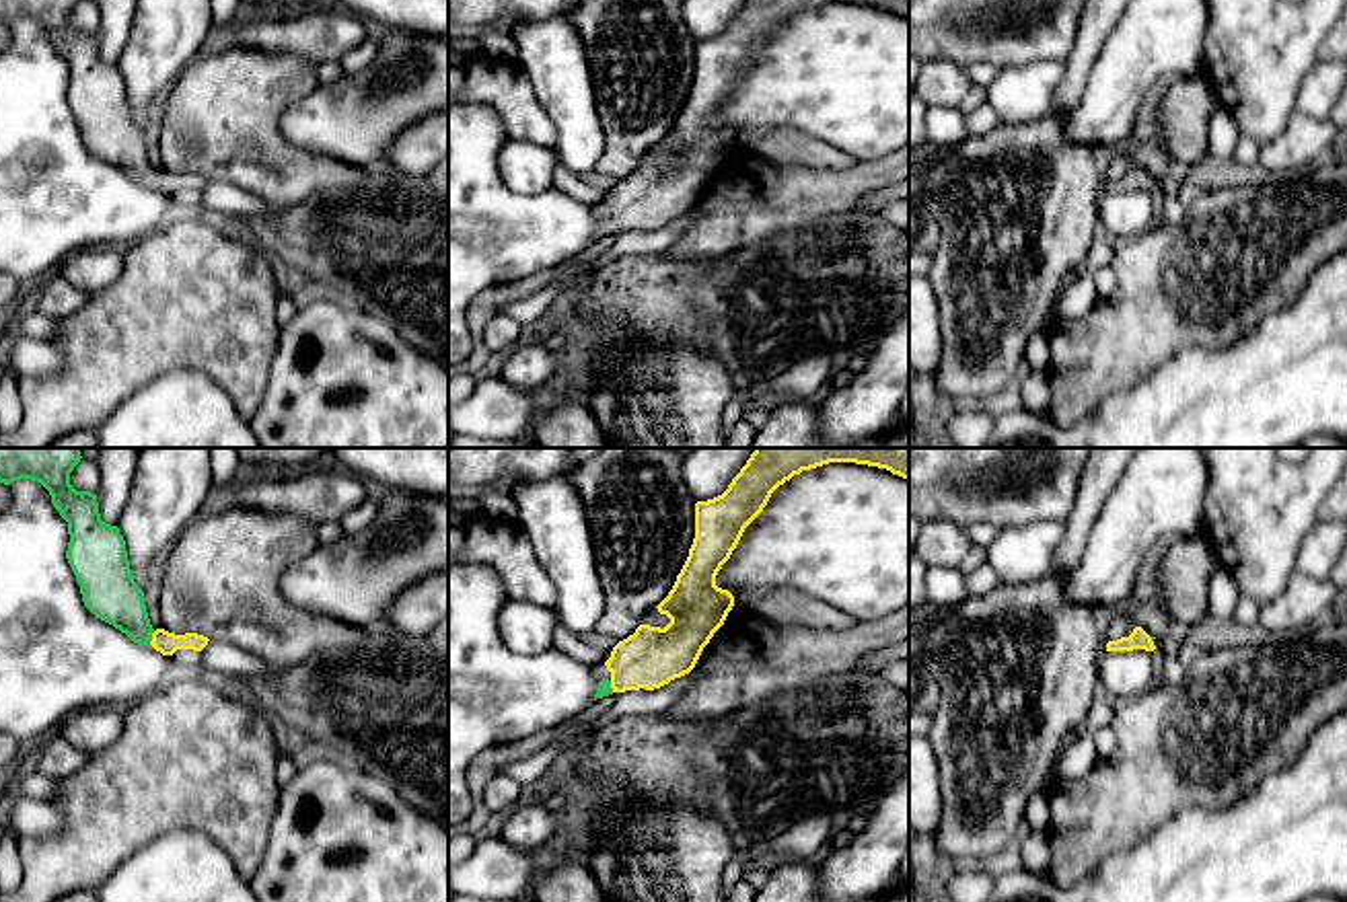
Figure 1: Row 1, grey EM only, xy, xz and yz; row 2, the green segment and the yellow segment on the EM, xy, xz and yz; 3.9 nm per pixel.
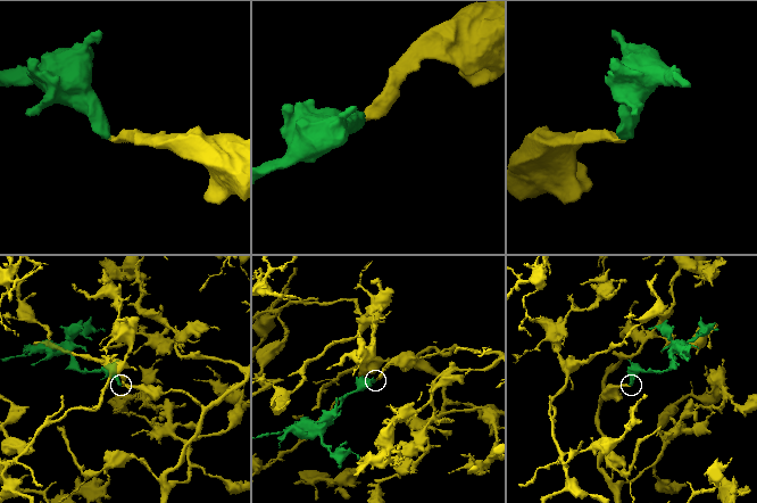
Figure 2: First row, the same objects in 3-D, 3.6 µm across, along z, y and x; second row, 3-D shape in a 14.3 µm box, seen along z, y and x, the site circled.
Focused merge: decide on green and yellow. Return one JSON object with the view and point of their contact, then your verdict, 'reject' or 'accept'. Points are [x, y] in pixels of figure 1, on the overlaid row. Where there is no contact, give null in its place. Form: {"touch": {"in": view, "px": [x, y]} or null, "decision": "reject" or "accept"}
{"touch": {"in": "xy", "px": [151, 637]}, "decision": "accept"}

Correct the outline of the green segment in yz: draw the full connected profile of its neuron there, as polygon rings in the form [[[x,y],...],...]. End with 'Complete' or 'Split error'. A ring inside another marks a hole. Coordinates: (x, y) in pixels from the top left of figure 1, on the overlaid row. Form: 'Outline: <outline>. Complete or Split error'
Outline: [[[1135,627],[1129,637],[1121,637],[1117,641],[1106,643],[1106,651],[1133,651],[1133,649],[1145,649],[1154,651],[1156,637],[1150,637],[1141,627]]]. Split error

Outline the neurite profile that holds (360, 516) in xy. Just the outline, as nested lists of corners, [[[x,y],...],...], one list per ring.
[[[372,493],[360,505],[356,505],[352,512],[339,518],[339,524],[345,534],[358,534],[360,530],[364,530],[374,522],[376,514],[378,514],[378,499],[376,493]]]

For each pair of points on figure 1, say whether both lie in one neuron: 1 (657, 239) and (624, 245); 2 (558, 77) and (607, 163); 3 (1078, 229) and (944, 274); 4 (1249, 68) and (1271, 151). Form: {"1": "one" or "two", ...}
{"1": "one", "2": "two", "3": "one", "4": "two"}

